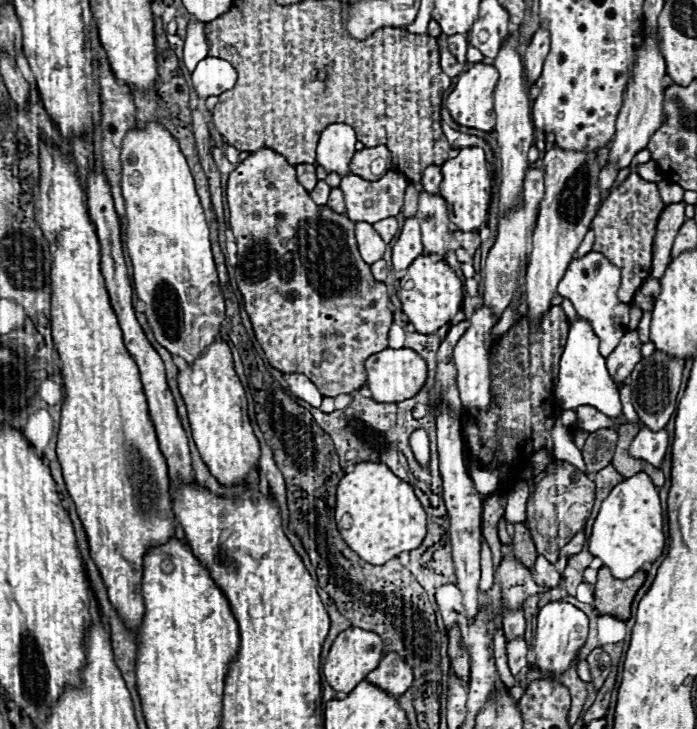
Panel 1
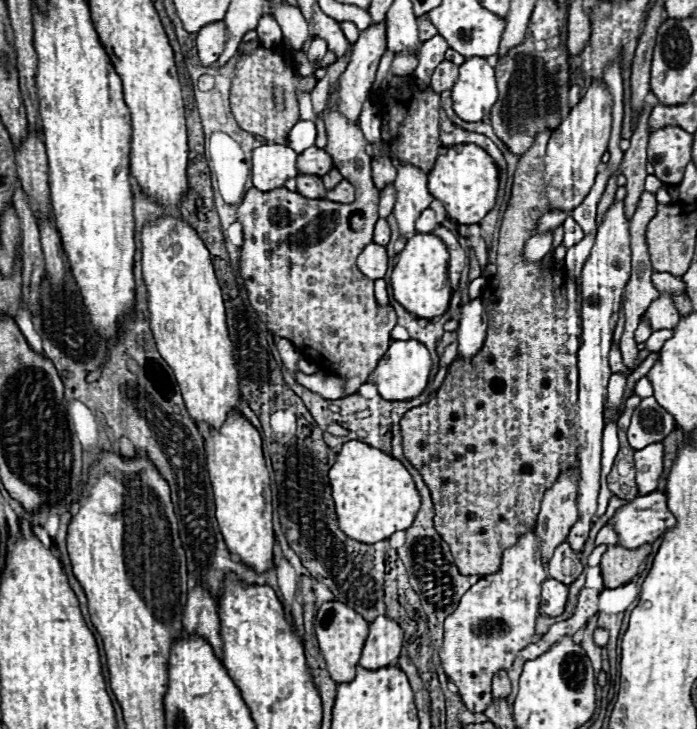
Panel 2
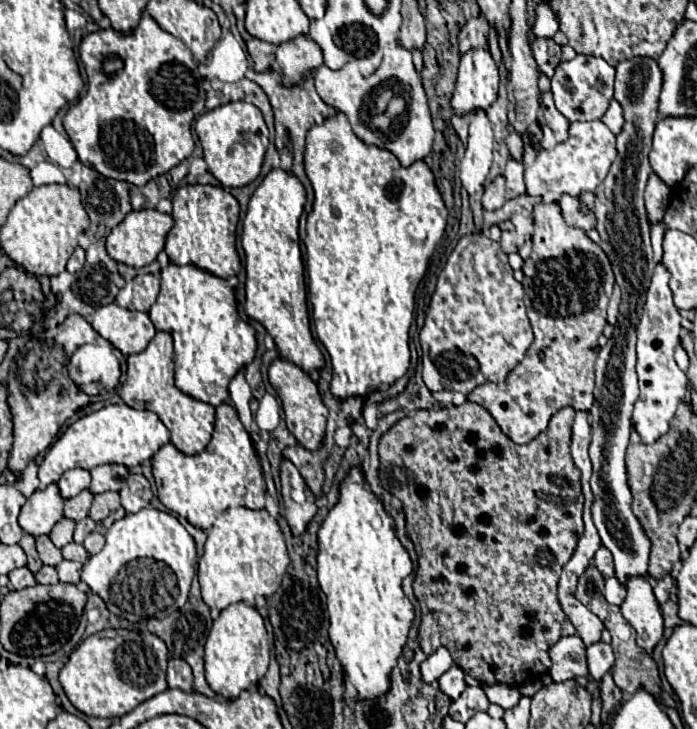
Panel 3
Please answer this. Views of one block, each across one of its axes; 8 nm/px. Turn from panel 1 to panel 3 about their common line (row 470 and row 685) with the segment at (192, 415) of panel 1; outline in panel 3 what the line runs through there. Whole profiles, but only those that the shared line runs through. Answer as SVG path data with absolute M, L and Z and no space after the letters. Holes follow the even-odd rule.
M246 602L230 604L214 620L214 626L206 640L206 680L210 688L224 696L236 698L242 690L256 684L268 670L268 634L262 616L256 608L246 606Z

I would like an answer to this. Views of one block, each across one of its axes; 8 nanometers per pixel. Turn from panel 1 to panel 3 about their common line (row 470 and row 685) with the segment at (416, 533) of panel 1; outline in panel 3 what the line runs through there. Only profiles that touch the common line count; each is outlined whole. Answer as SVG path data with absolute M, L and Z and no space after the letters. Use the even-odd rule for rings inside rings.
M352 468L340 484L340 502L328 512L318 532L318 582L328 600L330 642L360 702L378 700L390 690L390 672L408 642L408 630L414 622L414 606L402 590L402 580L412 572L412 560L394 536L394 520L386 514L380 500L374 502L364 484L360 468Z

